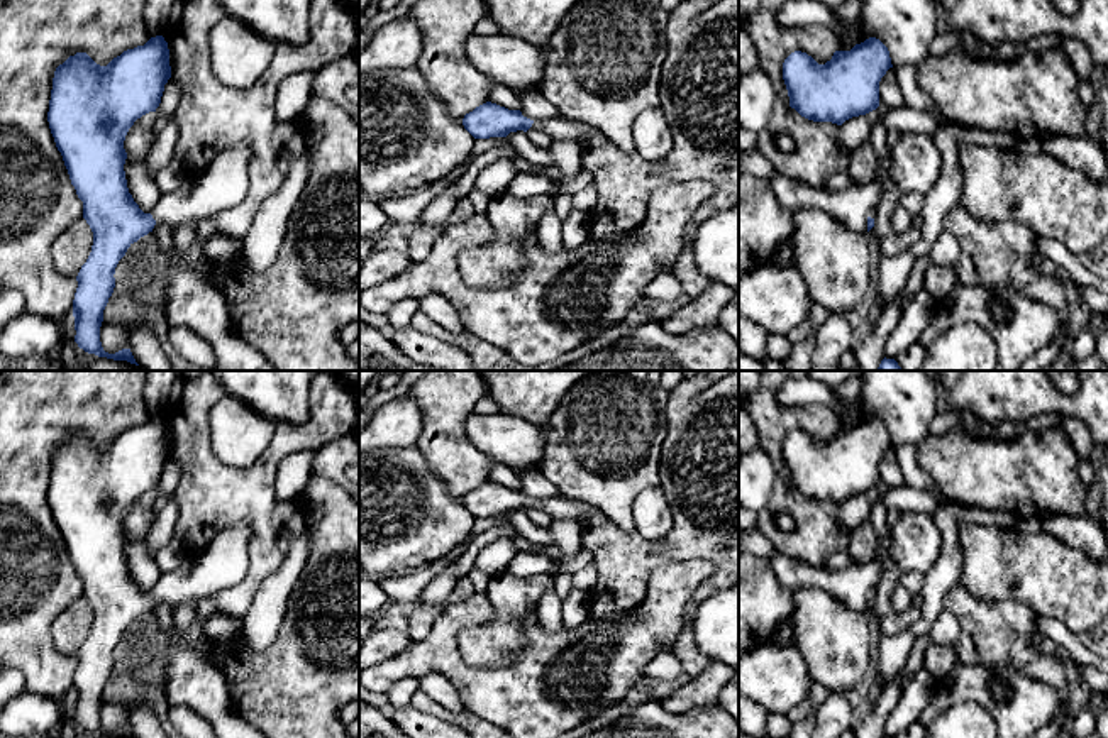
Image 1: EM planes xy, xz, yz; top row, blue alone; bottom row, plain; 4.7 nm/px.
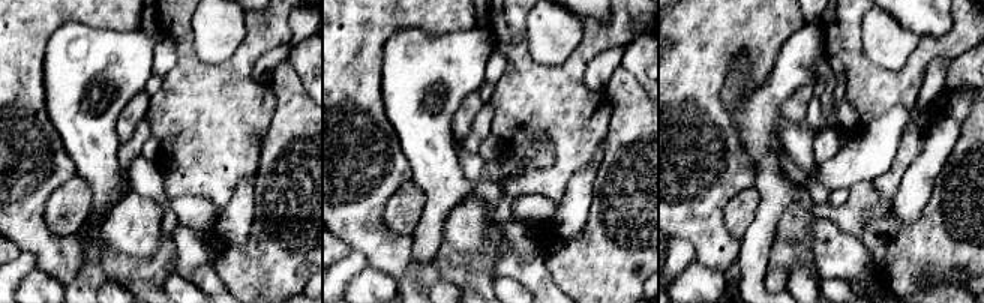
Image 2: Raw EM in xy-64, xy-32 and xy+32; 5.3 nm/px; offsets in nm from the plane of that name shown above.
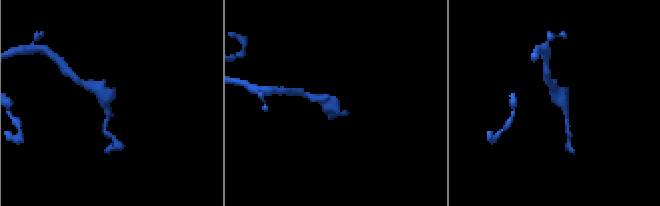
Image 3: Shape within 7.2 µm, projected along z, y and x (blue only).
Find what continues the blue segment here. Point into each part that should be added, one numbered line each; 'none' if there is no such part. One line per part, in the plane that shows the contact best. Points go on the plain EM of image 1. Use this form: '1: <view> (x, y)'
1: xy (224, 562)

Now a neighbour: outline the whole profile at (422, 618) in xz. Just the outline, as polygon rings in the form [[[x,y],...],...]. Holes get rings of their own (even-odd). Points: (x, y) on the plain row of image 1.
[[[463,574],[461,579],[457,581],[457,584],[454,586],[452,592],[440,604],[435,604],[435,606],[425,606],[422,603],[412,604],[412,611],[408,616],[410,640],[417,640],[417,642],[424,640],[430,633],[437,616],[444,609],[447,609],[449,606],[454,606],[457,603],[463,603],[474,594],[476,594],[476,591],[473,587],[473,582],[469,581],[469,577],[466,574]]]

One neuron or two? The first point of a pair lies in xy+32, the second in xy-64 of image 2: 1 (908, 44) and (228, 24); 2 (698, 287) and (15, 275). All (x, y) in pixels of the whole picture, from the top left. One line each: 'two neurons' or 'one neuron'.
1: one neuron
2: two neurons

